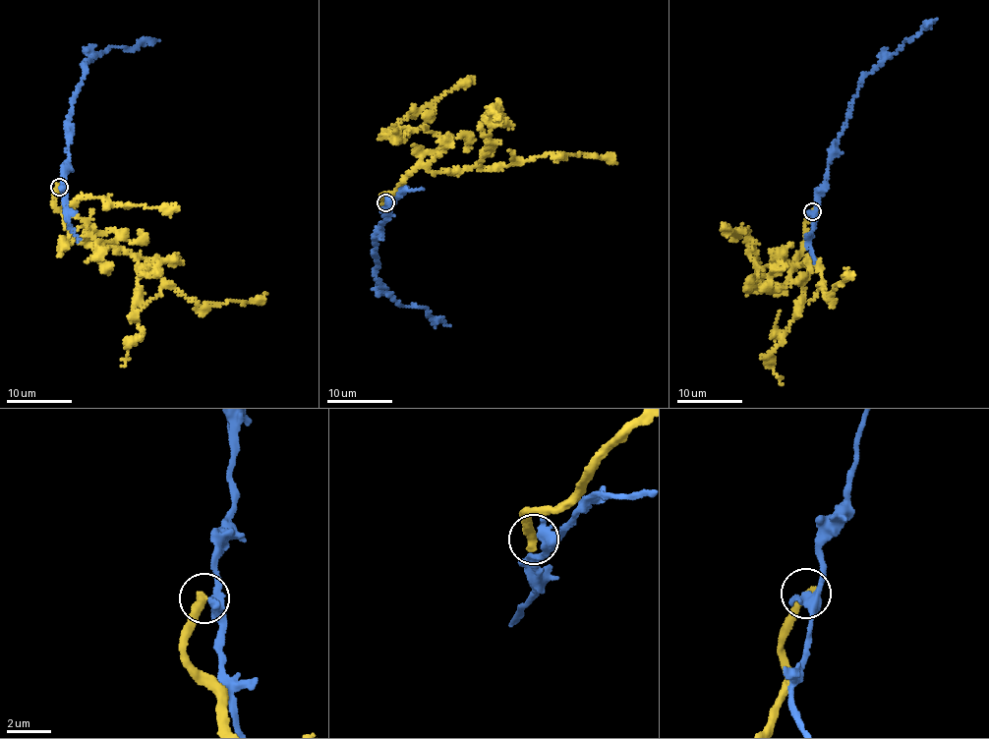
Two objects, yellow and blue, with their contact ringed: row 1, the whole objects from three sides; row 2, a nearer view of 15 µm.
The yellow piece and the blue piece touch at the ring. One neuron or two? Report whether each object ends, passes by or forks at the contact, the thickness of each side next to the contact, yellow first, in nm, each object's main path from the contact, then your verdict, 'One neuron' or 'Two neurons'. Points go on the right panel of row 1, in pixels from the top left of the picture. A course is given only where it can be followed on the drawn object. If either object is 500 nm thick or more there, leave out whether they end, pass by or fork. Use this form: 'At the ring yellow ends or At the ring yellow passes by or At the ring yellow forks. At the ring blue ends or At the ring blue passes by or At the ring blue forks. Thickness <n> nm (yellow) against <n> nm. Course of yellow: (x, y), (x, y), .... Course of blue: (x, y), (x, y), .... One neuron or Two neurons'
At the ring yellow ends. At the ring blue passes by. Thickness 400 nm (yellow) against 360 nm. Course of yellow: (813, 211), (794, 263), (788, 264), (782, 252), (759, 267), (748, 255), (752, 242), (746, 232), (724, 228). Course of blue: (813, 211), (818, 207), (818, 190), (825, 179), (835, 142), (866, 74), (903, 42), (937, 20). Two neurons

